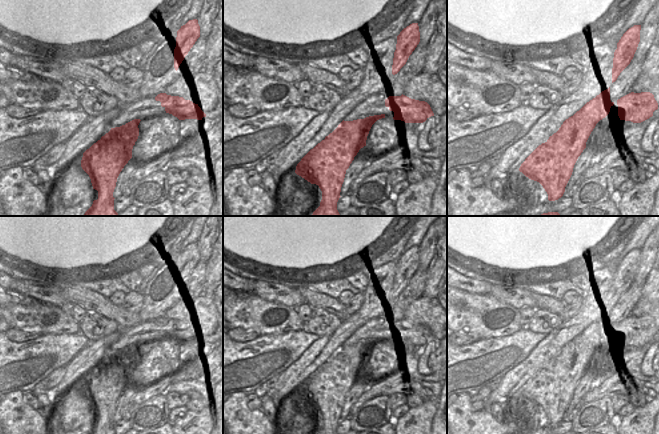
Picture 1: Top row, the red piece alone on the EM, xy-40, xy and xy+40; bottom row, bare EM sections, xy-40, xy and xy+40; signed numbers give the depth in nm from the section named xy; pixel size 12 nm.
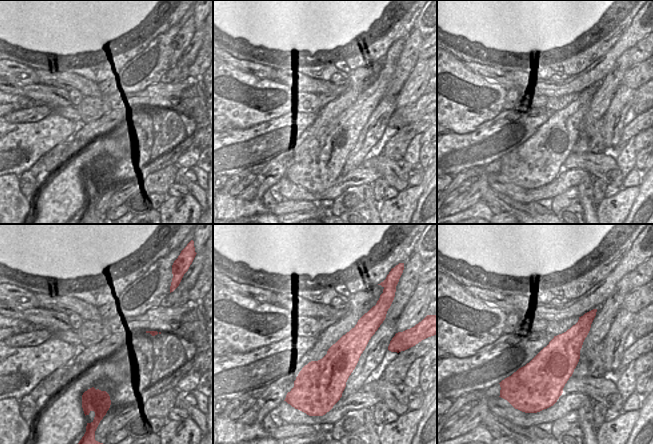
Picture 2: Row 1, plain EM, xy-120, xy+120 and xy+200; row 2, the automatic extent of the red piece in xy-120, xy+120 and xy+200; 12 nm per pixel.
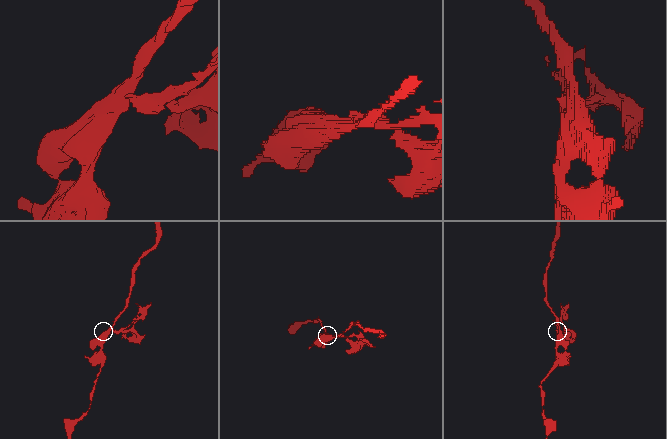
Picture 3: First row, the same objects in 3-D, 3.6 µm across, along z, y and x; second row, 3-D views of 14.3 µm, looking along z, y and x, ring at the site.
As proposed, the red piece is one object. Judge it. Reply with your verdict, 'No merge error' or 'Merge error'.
Merge error.

